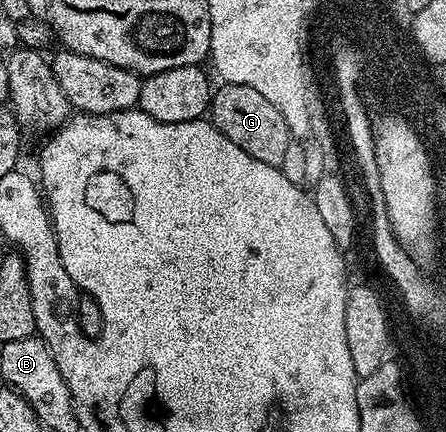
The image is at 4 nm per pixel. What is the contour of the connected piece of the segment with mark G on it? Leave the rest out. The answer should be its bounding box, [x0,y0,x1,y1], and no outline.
[209,83,293,167]

